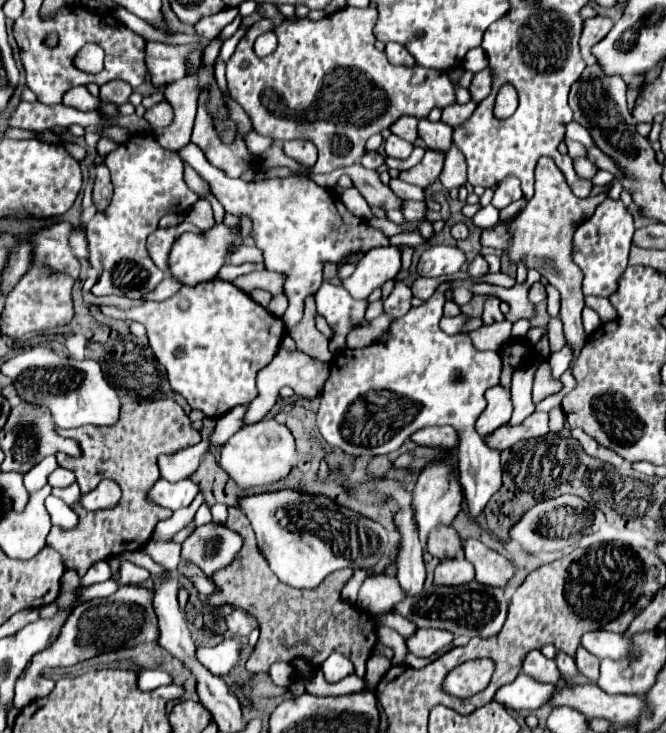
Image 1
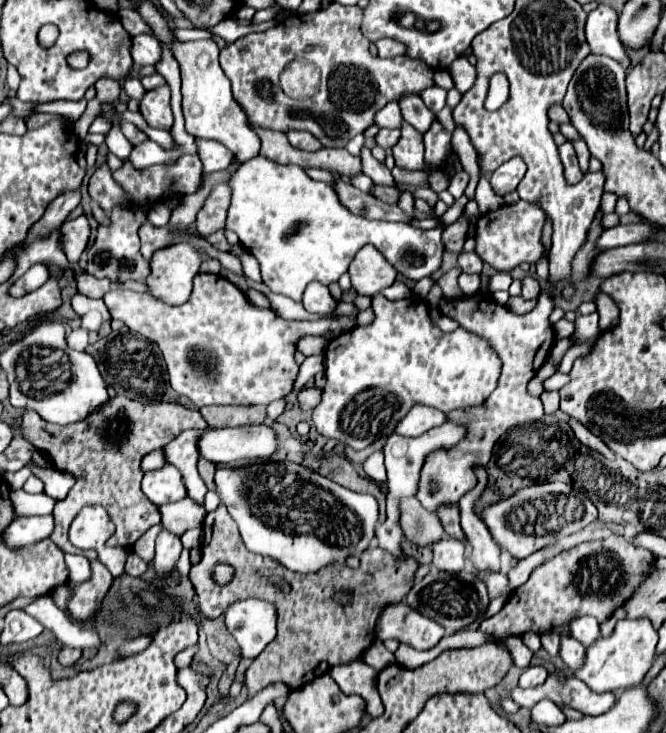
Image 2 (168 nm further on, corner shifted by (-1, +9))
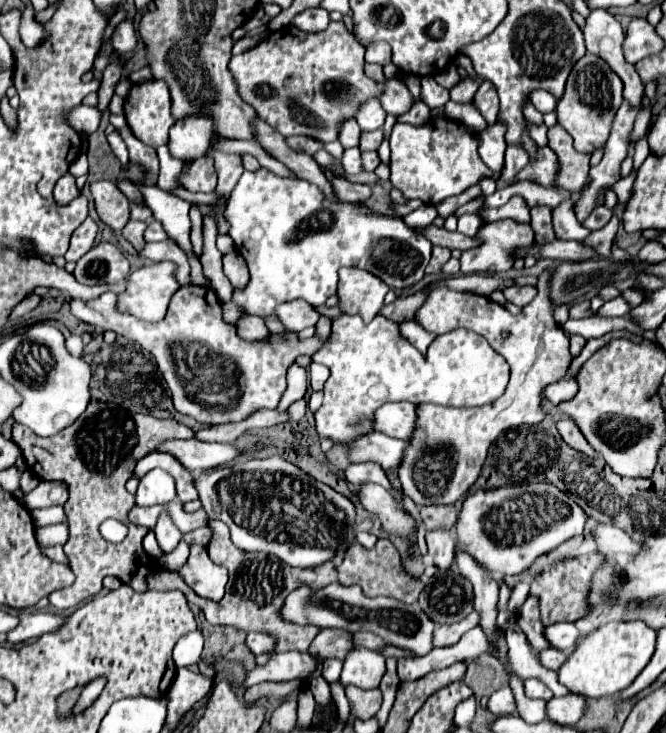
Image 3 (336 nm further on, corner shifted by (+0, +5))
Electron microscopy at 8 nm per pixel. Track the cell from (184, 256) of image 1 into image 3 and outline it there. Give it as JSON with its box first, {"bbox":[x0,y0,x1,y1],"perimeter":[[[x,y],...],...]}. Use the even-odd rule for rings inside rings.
{"bbox":[118,262,180,322],"perimeter":[[[154,262],[132,272],[126,292],[120,294],[118,310],[130,312],[146,322],[162,320],[170,298],[180,288],[176,268],[178,266],[174,262]]]}

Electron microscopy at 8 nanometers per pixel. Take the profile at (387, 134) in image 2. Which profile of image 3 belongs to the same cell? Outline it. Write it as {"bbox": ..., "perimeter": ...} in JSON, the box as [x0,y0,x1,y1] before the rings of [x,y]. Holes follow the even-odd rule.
{"bbox":[360,130,384,150],"perimeter":[[[374,130],[374,132],[364,132],[360,138],[360,150],[378,150],[378,146],[382,144],[384,134],[382,130]]]}

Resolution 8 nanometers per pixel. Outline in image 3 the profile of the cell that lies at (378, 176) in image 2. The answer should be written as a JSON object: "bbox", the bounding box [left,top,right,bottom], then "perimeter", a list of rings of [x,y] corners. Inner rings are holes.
{"bbox":[342,148,362,174],"perimeter":[[[348,148],[342,156],[342,166],[346,174],[360,174],[362,172],[362,158],[360,158],[360,148]]]}

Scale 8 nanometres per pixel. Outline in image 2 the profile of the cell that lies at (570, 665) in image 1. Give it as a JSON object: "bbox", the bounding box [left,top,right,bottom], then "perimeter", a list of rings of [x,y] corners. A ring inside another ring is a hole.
{"bbox":[541,632,559,656],"perimeter":[[[545,632],[545,634],[541,634],[541,646],[543,646],[551,656],[557,656],[557,654],[559,654],[559,634],[555,634],[555,632]]]}

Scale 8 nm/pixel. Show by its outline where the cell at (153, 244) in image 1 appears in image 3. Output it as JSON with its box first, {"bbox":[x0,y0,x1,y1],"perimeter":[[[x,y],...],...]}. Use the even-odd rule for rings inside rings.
{"bbox":[122,220,146,252],"perimeter":[[[130,220],[124,226],[124,230],[122,230],[122,234],[126,236],[126,240],[130,240],[138,252],[144,250],[144,246],[146,246],[144,230],[146,230],[146,222],[138,222],[138,220]]]}

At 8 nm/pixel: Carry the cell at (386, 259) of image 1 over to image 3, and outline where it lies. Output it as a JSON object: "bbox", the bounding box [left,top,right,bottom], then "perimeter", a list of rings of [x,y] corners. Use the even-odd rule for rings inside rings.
{"bbox":[338,268,390,322],"perimeter":[[[342,268],[338,282],[340,308],[346,314],[360,314],[364,322],[370,322],[384,306],[384,296],[390,286],[386,286],[378,276],[368,270]]]}

